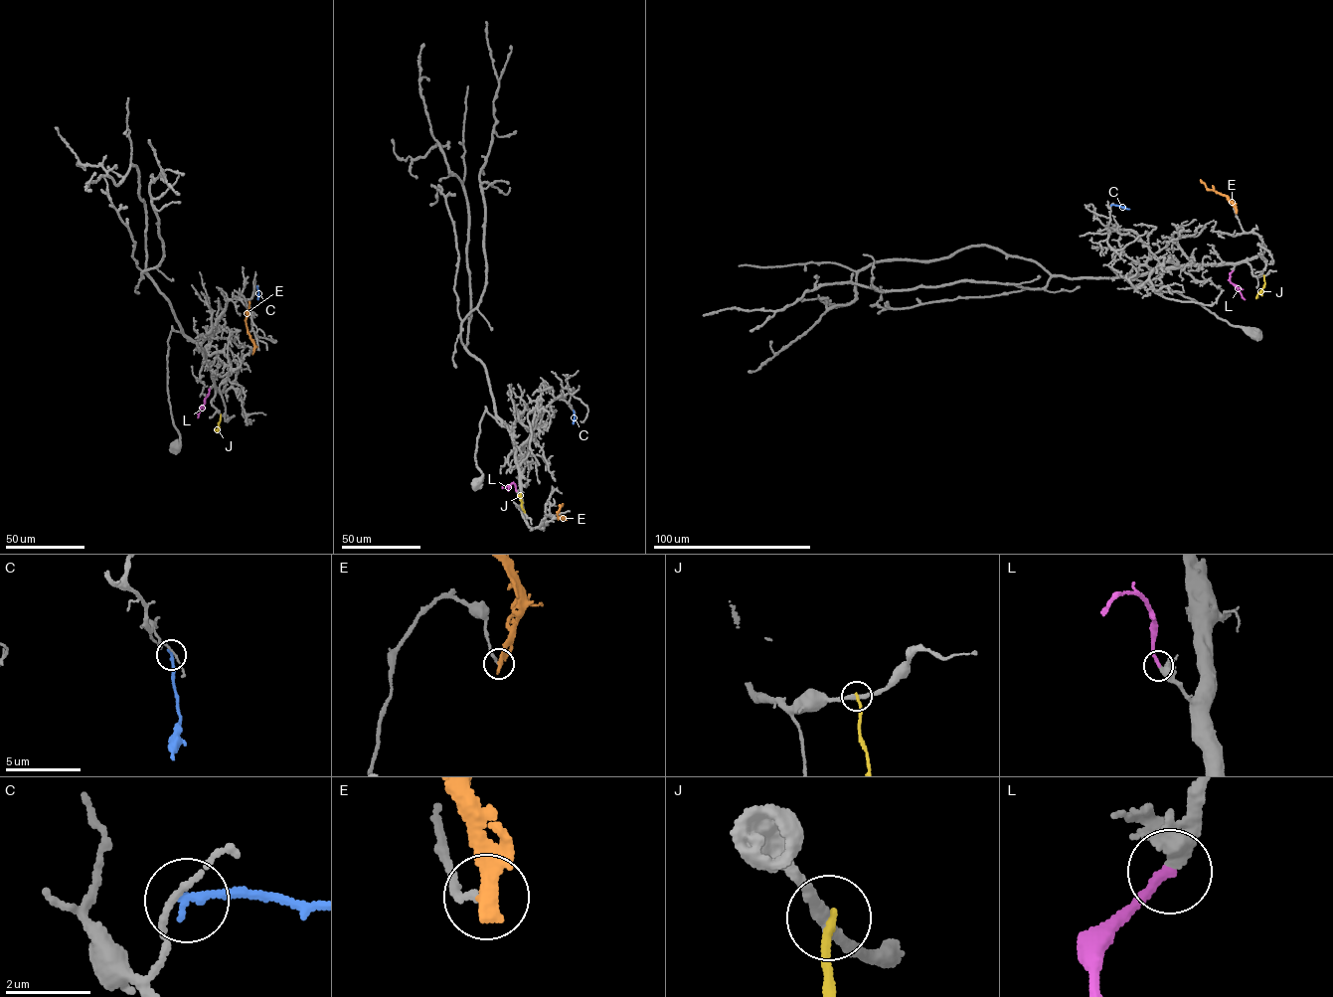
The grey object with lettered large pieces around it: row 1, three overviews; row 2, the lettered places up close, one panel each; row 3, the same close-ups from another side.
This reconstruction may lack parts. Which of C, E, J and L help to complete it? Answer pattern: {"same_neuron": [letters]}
{"same_neuron": ["L"]}

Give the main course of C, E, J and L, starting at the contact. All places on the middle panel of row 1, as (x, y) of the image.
C: (574, 411), (573, 423)
E: (561, 516), (564, 518), (558, 517), (557, 512), (563, 504)
J: (525, 512), (521, 496), (518, 495)
L: (516, 491), (513, 483), (502, 488)

